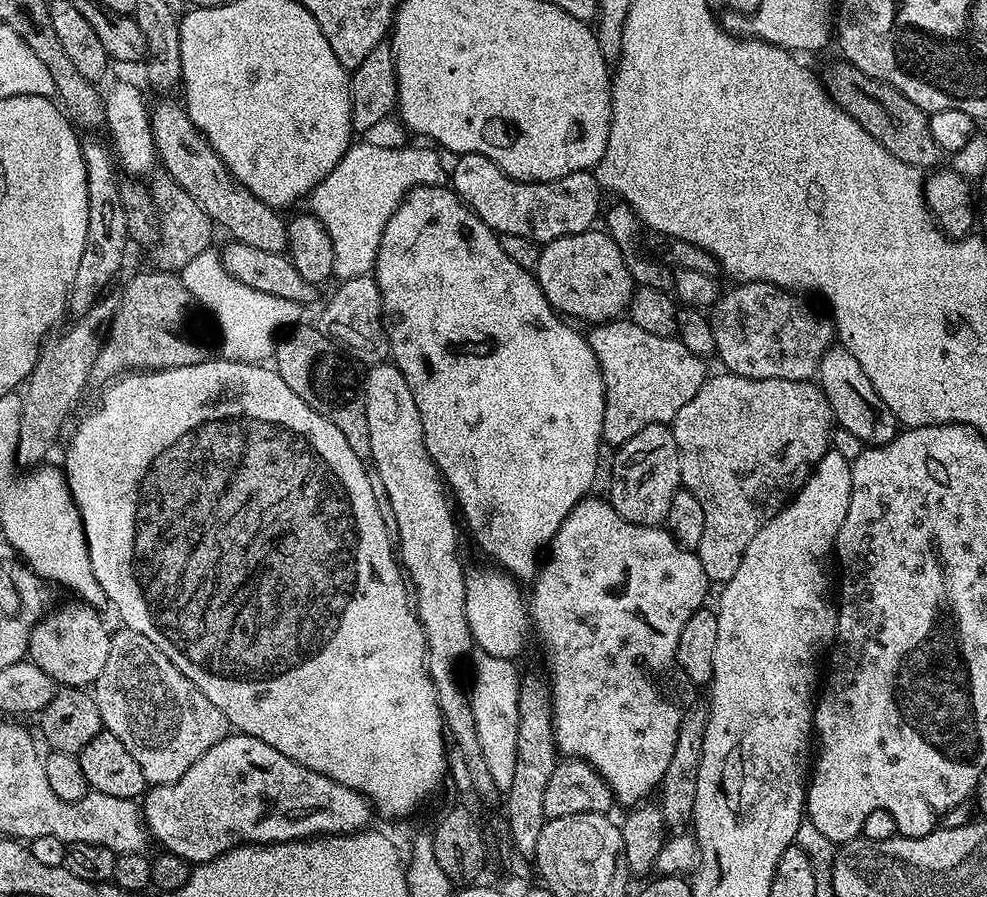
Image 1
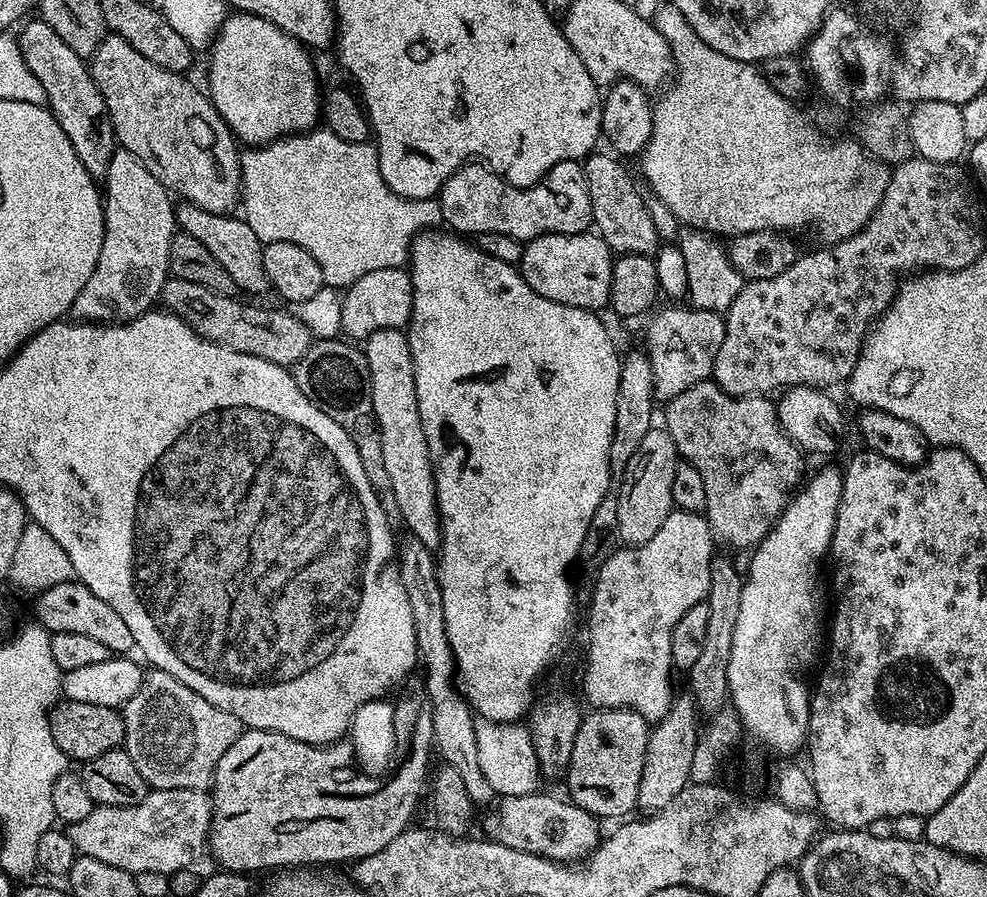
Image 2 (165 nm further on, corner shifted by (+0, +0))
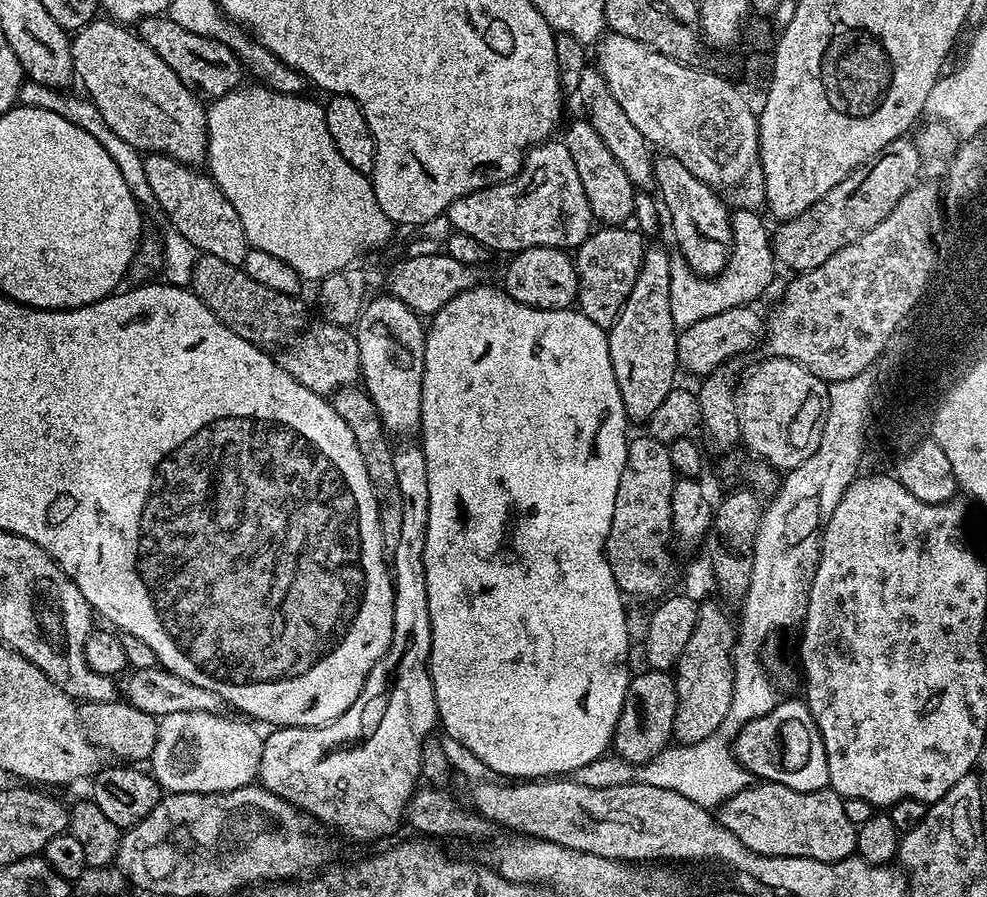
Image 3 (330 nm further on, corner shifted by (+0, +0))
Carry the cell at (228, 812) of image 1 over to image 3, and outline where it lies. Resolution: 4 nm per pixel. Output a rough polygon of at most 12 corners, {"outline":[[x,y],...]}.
{"outline":[[419,443],[393,451],[394,630],[329,724],[264,736],[259,783],[380,840],[438,728]]}

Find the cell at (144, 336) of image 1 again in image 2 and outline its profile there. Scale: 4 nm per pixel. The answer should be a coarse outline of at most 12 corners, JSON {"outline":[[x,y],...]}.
{"outline":[[170,278],[159,303],[203,340],[281,366],[314,337],[293,313]]}

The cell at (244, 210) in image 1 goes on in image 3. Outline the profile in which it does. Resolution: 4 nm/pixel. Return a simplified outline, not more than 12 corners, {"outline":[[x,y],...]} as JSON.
{"outline":[[97,18],[72,70],[142,154],[200,166],[206,104],[131,27]]}

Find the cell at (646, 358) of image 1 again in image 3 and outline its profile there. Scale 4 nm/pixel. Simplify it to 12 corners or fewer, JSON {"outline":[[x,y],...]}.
{"outline":[[745,306],[679,333],[681,369],[703,378],[759,345],[766,320]]}

